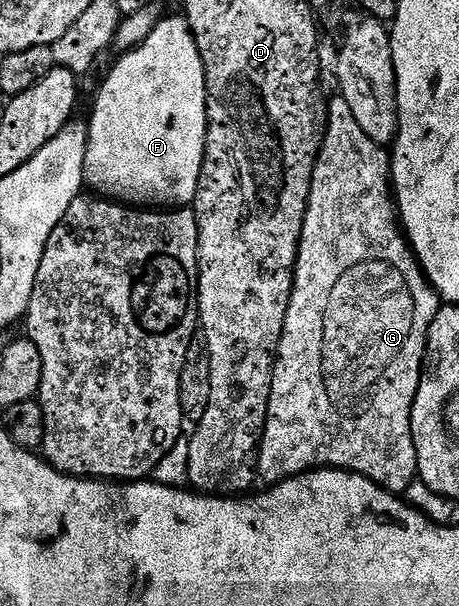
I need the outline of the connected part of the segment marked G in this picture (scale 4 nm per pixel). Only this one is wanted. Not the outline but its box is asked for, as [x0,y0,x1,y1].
[257,98,441,494]

